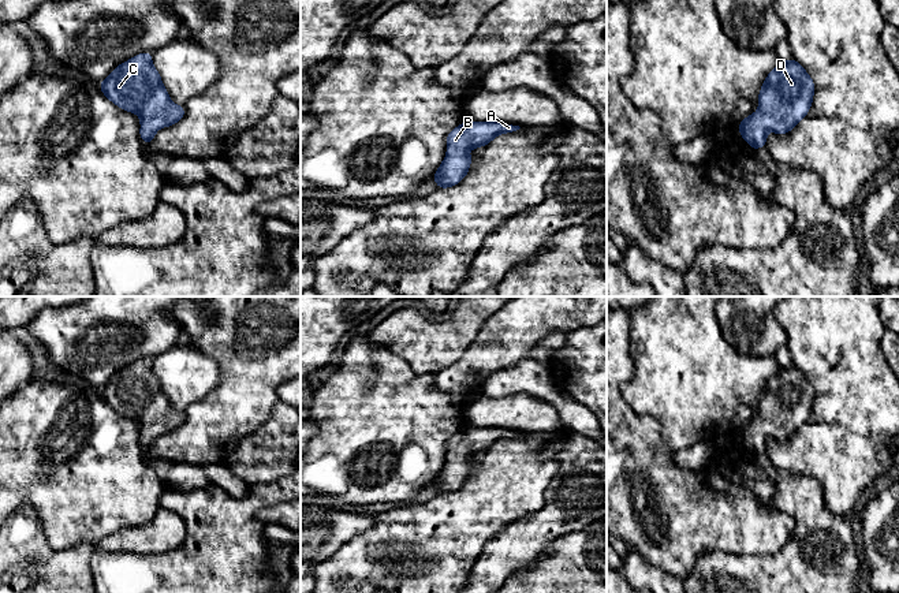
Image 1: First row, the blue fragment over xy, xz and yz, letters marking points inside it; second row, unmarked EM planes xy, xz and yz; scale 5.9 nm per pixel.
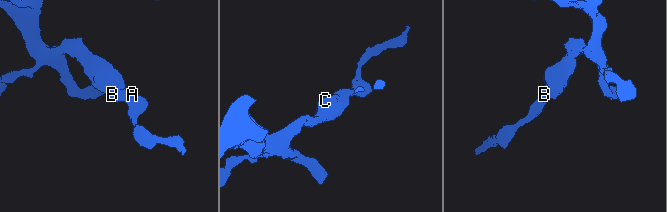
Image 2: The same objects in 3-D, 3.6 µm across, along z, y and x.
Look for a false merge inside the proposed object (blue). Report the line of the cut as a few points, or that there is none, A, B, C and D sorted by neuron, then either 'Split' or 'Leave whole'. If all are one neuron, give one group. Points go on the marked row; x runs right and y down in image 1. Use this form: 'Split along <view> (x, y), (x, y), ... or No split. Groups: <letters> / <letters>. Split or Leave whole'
No split. Groups: A B C D. Leave whole

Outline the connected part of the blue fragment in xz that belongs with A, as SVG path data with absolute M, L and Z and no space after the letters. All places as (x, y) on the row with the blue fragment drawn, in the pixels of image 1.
M463 122L447 135L447 156L432 180L439 189L458 184L469 172L473 157L466 152L488 145L495 137L514 133L519 126L500 122Z

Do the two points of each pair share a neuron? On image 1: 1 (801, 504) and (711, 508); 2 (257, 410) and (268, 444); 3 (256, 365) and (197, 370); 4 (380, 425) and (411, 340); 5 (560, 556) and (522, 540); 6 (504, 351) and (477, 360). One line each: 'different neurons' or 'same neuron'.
1: different neurons
2: different neurons
3: different neurons
4: different neurons
5: different neurons
6: same neuron

